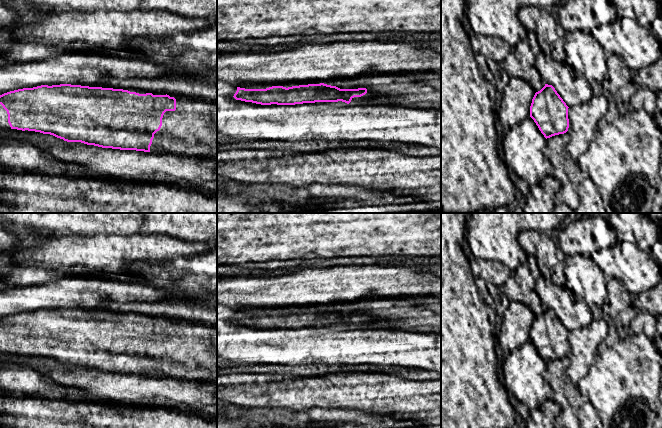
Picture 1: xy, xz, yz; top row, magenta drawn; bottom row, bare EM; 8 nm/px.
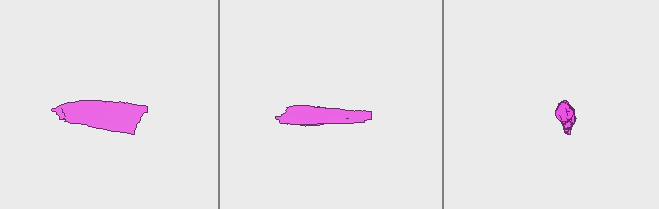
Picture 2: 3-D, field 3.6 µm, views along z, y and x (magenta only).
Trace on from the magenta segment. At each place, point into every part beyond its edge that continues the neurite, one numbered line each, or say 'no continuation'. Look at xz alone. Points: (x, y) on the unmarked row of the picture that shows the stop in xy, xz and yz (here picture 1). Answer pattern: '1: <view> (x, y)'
1: xz (356, 325)

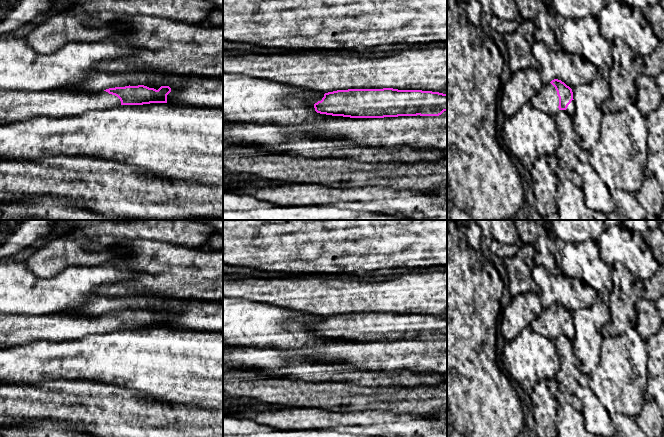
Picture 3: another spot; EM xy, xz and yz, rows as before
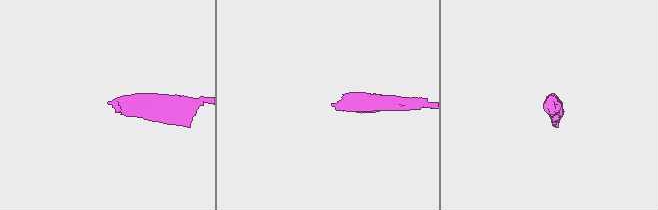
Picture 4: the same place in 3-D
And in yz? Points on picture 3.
1: yz (546, 324)

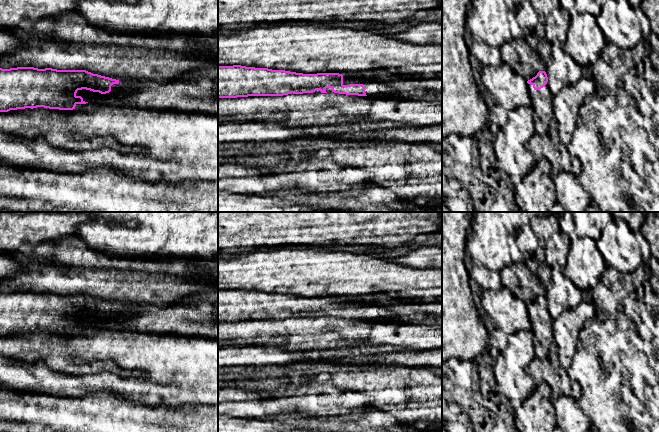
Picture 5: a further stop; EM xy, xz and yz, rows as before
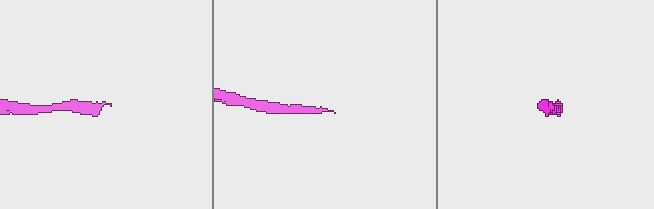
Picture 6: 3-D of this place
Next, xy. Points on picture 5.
1: xy (123, 309)

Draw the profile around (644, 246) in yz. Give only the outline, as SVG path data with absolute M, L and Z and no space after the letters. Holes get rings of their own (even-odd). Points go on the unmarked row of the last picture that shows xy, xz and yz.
M642 235L641 237L637 238L637 242L640 246L640 252L642 254L642 264L649 264L649 258L651 256L650 254L650 246L645 239L645 237Z

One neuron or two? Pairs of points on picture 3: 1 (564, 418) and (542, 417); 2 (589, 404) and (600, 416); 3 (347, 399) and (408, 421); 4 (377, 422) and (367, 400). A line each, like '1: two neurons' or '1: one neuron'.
1: two neurons
2: one neuron
3: two neurons
4: two neurons

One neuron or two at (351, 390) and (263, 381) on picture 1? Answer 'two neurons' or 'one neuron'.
one neuron

